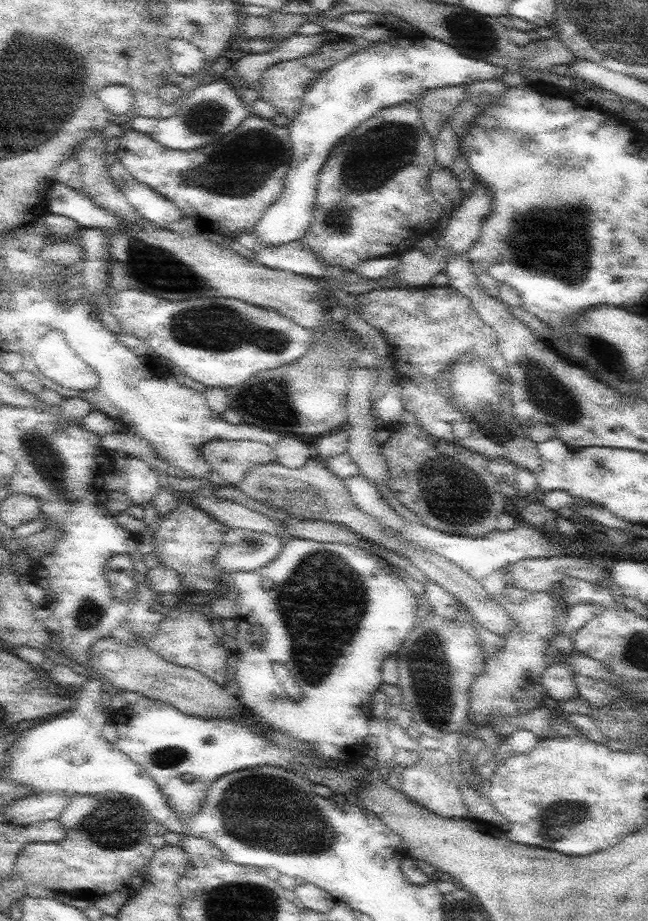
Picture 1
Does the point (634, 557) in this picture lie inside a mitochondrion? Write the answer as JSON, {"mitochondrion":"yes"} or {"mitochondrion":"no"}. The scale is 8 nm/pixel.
{"mitochondrion":"no"}

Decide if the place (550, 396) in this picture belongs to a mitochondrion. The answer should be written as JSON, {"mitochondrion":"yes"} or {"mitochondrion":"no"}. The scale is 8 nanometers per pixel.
{"mitochondrion":"yes"}

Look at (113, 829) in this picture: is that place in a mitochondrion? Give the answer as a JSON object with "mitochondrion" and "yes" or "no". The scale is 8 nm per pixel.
{"mitochondrion":"yes"}

